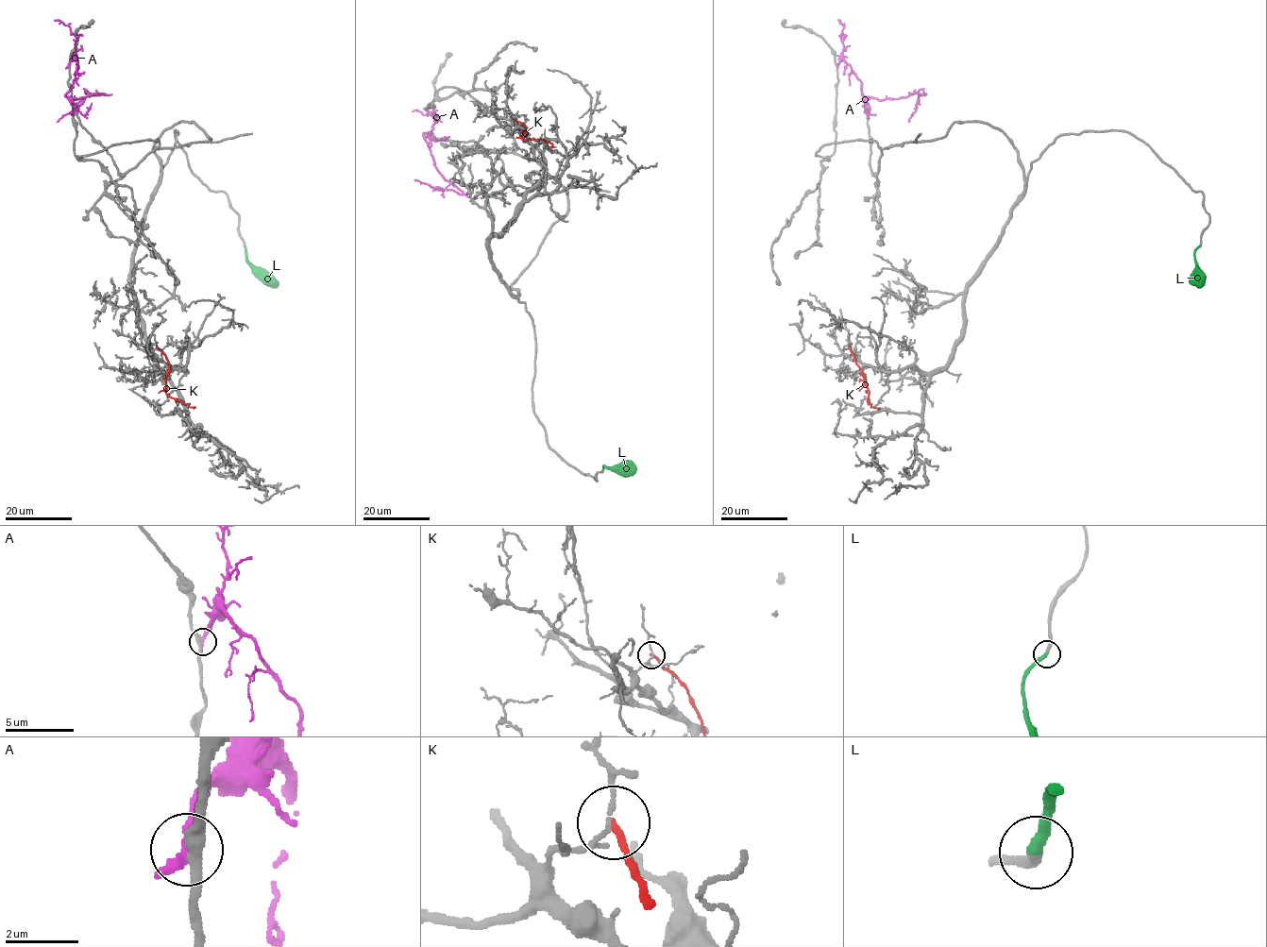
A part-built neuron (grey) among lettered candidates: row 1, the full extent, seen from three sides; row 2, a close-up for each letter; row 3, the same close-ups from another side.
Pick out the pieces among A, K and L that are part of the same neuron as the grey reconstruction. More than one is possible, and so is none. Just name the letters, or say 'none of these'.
L

